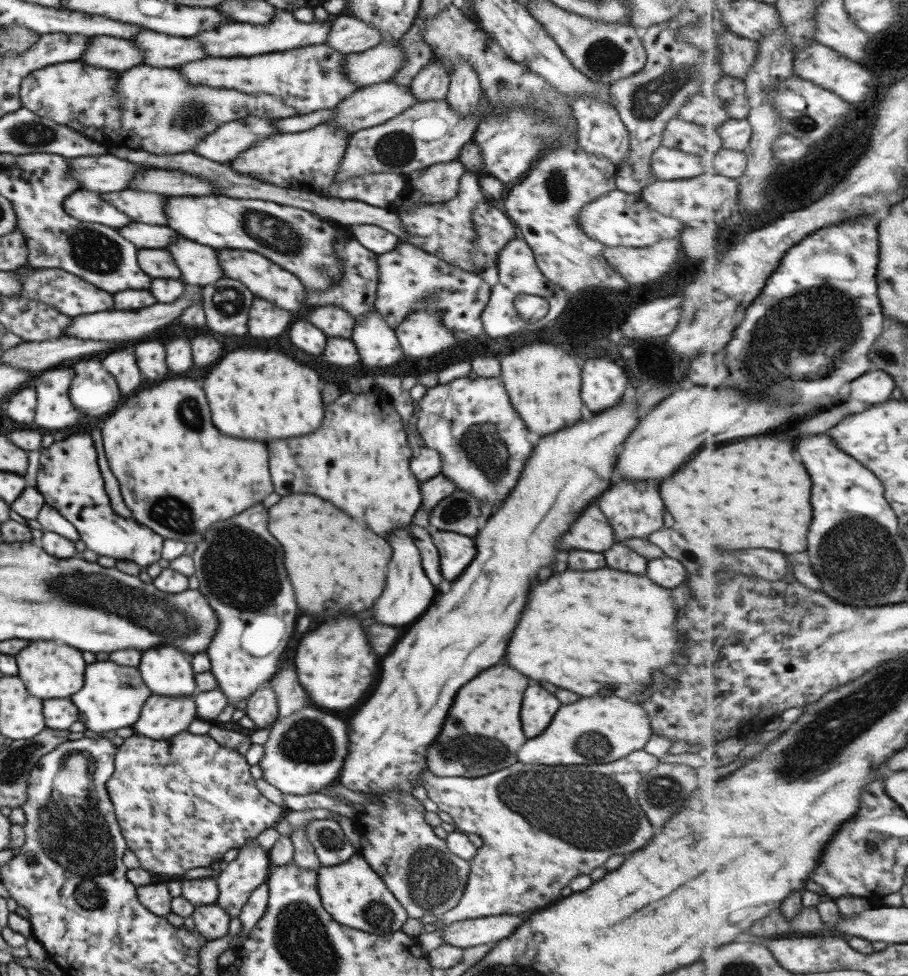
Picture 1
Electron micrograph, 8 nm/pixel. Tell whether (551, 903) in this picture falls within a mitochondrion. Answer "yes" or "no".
no

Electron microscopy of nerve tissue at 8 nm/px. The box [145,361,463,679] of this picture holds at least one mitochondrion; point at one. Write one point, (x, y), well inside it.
(241, 567)

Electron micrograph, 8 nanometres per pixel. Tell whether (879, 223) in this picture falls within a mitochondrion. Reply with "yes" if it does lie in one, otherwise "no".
no

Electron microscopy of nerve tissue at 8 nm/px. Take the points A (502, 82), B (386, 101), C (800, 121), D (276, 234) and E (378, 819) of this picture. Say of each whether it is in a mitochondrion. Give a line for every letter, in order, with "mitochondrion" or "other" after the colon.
A: mitochondrion
B: other
C: mitochondrion
D: mitochondrion
E: other

